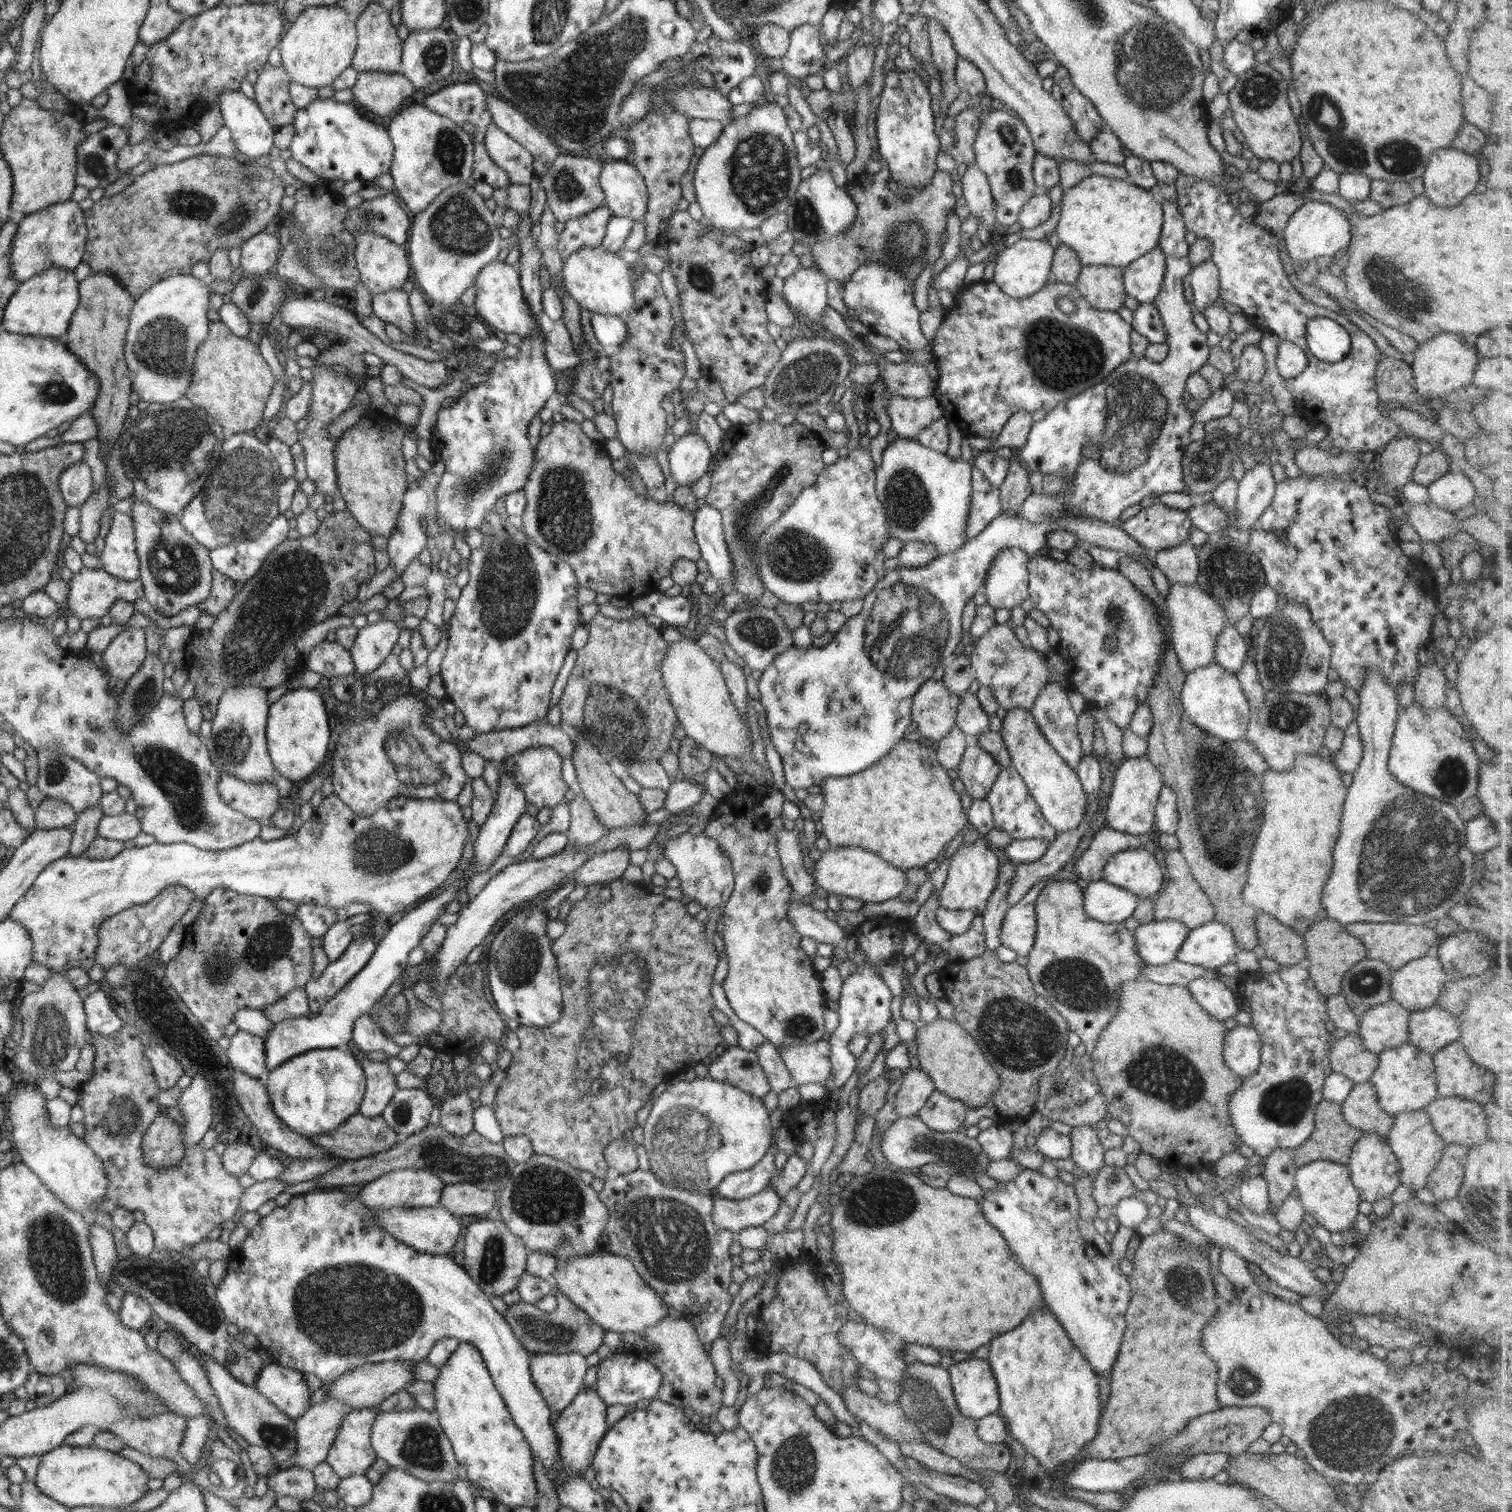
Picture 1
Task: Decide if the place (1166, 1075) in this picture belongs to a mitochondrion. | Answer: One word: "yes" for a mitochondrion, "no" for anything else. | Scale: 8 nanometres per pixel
yes

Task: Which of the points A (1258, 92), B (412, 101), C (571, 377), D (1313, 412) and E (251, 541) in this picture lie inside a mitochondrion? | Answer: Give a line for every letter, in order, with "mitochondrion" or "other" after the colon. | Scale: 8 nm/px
A: mitochondrion
B: other
C: other
D: other
E: mitochondrion

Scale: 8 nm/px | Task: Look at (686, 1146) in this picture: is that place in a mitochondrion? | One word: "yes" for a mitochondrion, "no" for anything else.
yes

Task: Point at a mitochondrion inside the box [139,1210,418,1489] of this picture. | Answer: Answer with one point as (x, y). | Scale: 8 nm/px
(271, 1433)

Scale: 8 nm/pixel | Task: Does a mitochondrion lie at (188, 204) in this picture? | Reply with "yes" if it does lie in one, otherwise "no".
yes

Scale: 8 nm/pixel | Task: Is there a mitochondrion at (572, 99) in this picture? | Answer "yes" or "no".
yes

